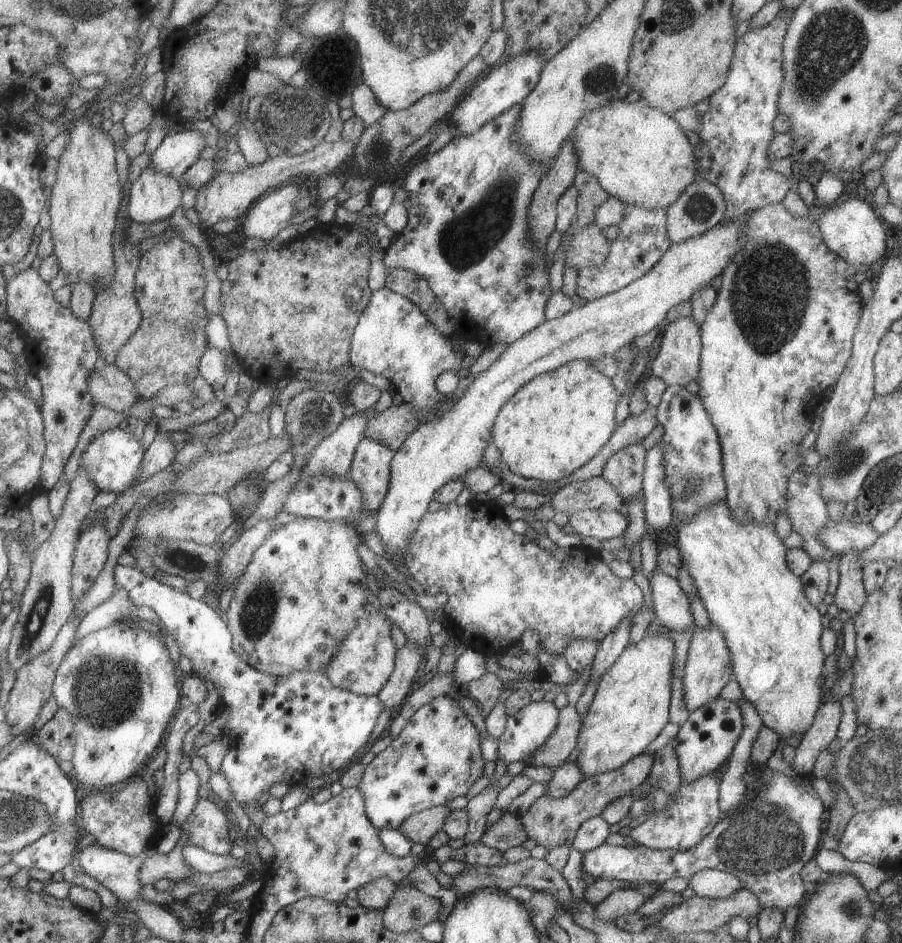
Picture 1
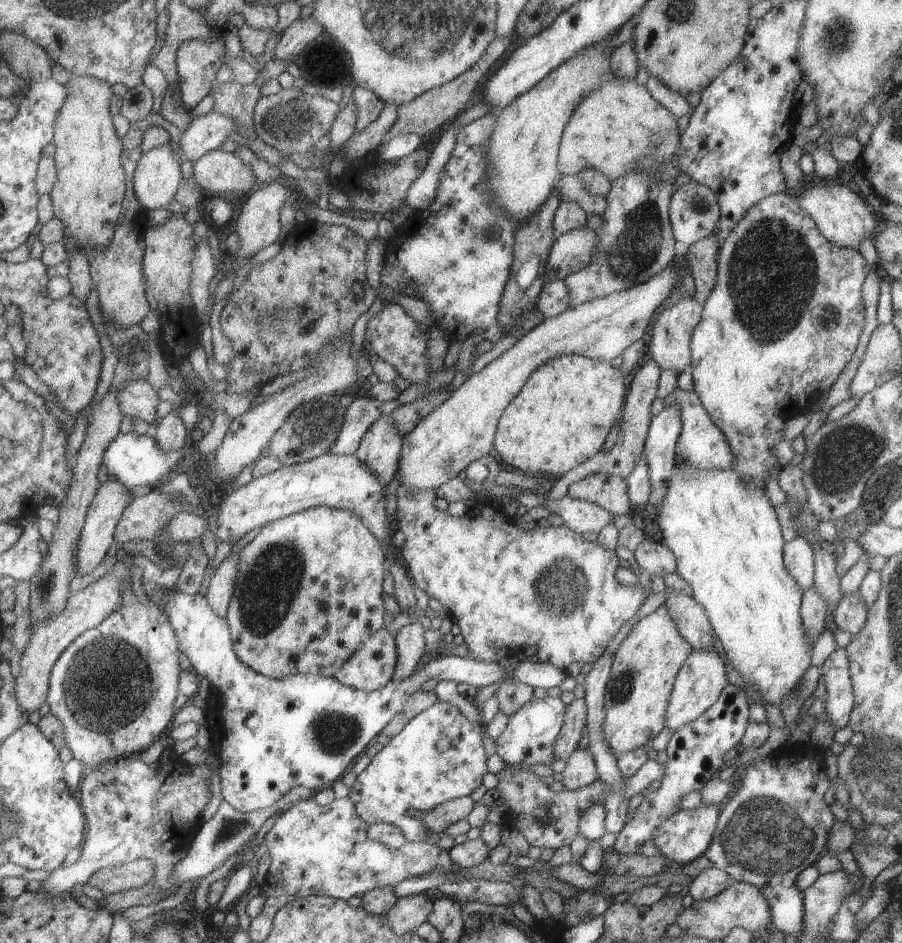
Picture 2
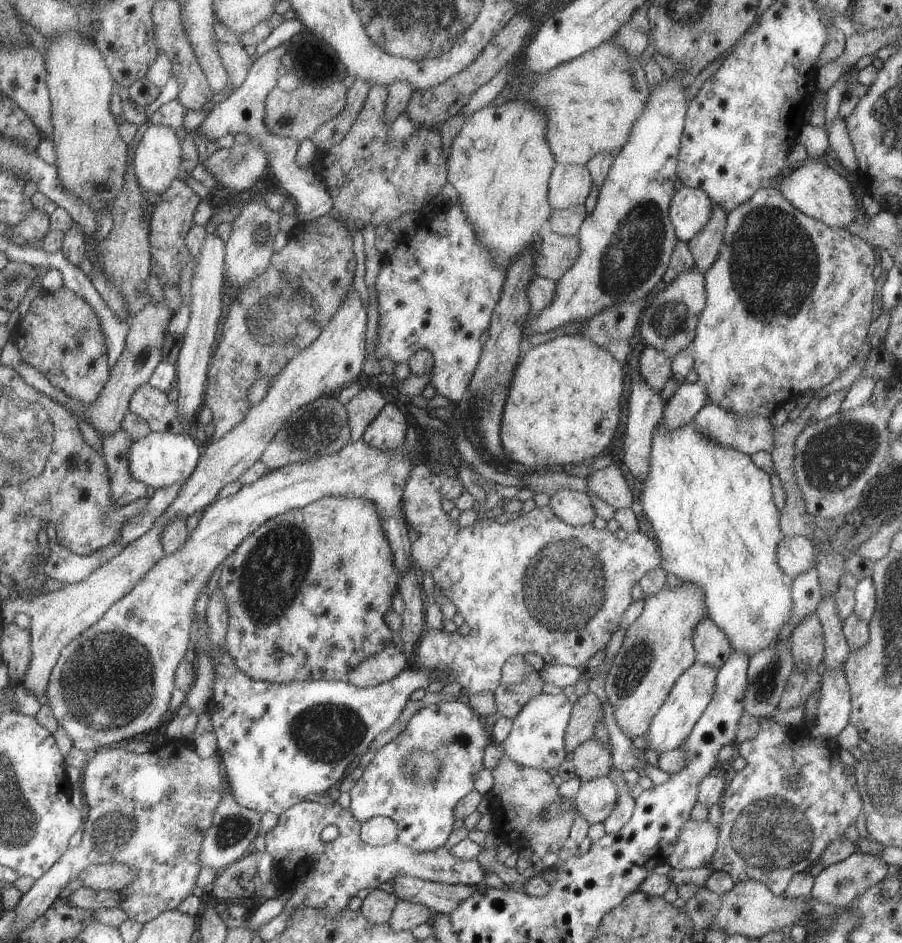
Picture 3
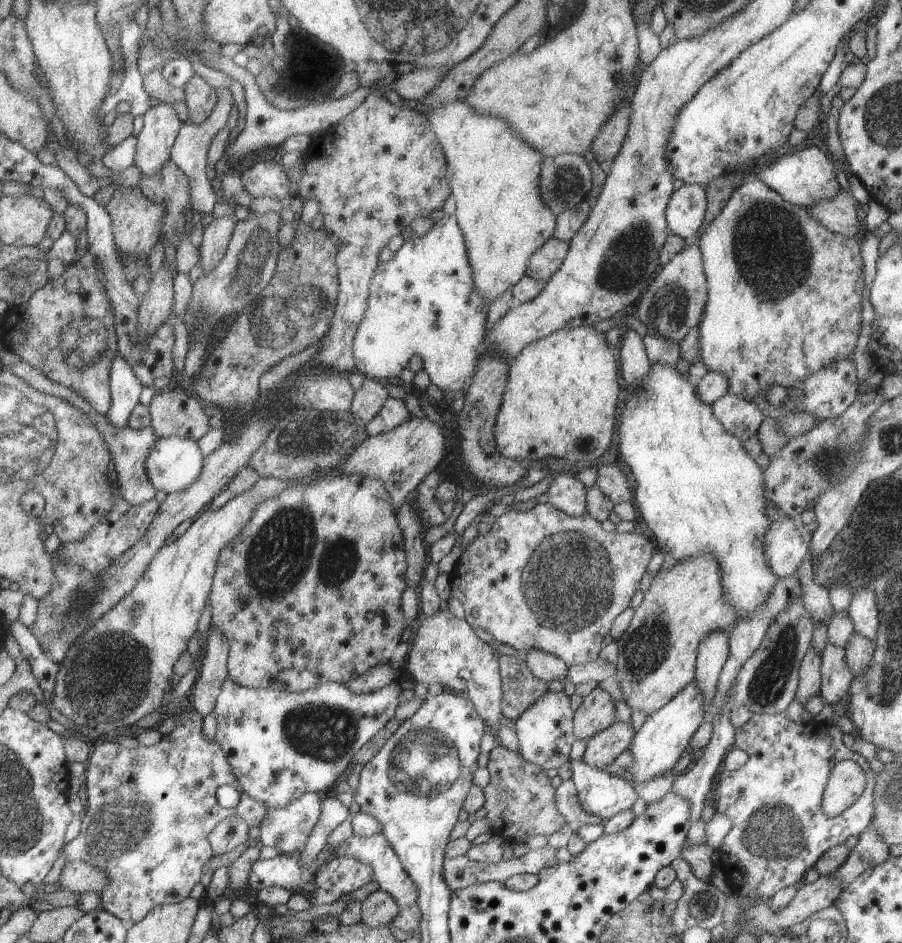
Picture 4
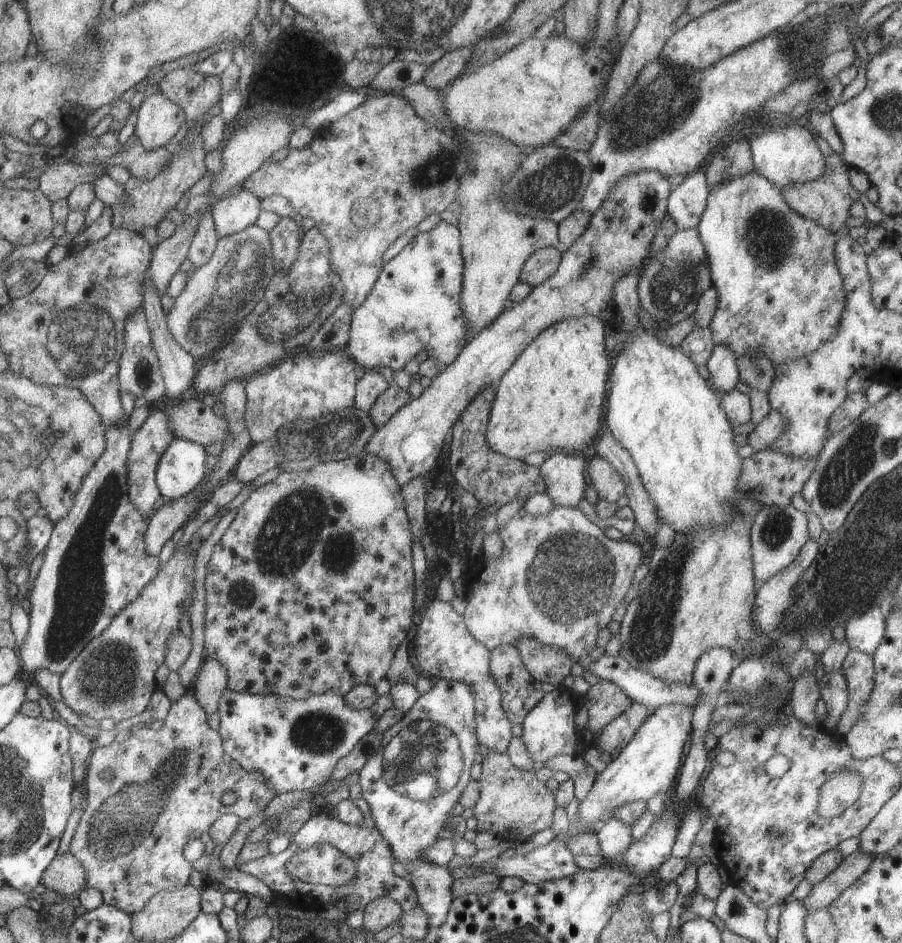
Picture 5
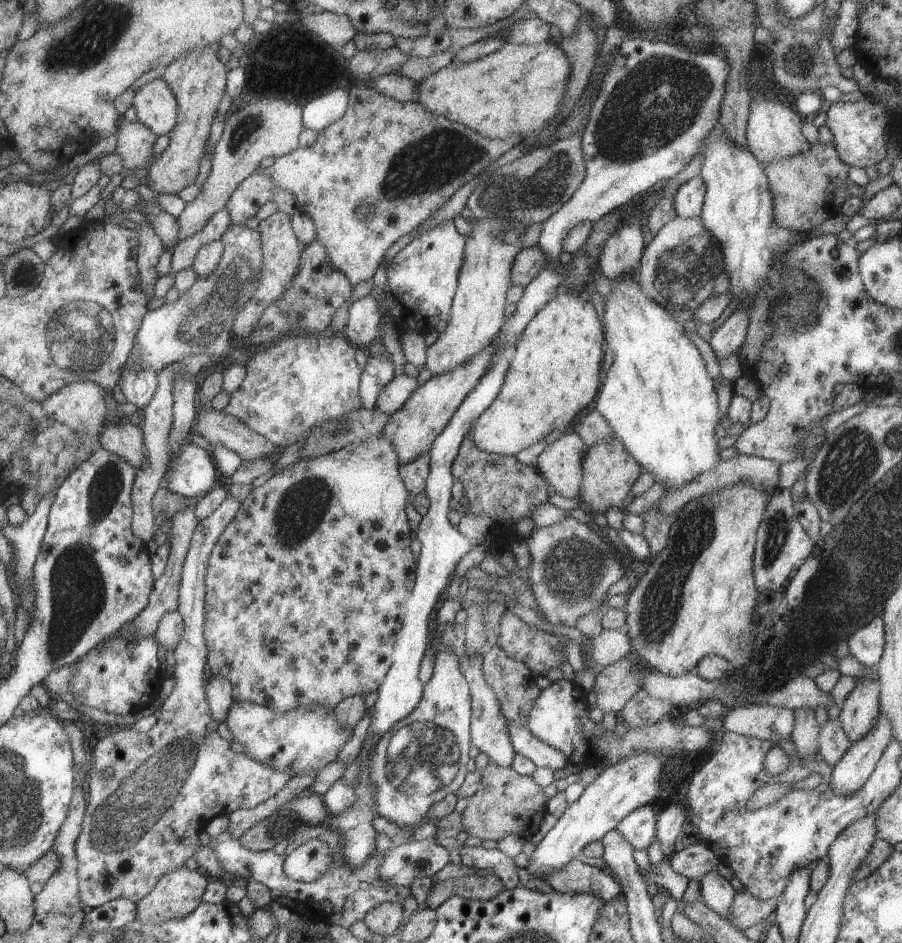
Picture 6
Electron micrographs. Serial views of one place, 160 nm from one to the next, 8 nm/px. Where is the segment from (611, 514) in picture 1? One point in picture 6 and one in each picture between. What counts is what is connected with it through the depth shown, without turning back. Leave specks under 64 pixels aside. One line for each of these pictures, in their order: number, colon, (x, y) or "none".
2: (582, 516)
3: (575, 508)
4: (567, 493)
5: (563, 473)
6: (560, 463)

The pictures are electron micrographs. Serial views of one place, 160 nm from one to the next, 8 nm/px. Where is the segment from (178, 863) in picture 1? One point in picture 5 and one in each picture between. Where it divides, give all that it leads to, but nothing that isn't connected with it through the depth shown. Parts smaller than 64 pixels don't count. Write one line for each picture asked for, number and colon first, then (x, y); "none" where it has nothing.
2: (117, 878)
3: (113, 877)
4: (78, 876)
5: (67, 876)

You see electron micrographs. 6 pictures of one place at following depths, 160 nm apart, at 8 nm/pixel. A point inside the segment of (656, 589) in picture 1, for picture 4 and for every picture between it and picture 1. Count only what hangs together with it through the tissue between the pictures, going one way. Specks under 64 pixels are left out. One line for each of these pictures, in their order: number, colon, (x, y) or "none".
2: (692, 622)
3: (711, 647)
4: (713, 650)

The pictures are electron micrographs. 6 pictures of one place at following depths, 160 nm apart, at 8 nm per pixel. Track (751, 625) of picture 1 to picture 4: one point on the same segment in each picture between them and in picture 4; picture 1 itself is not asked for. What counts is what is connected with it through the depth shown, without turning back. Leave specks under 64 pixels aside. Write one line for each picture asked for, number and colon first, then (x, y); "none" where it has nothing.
2: (726, 538)
3: (717, 527)
4: (699, 490)

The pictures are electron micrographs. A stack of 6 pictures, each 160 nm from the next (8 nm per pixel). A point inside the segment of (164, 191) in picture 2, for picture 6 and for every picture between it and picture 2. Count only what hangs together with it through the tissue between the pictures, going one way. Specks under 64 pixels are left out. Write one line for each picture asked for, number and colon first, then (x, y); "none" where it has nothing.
3: (156, 163)
4: (161, 126)
5: (158, 119)
6: (157, 108)

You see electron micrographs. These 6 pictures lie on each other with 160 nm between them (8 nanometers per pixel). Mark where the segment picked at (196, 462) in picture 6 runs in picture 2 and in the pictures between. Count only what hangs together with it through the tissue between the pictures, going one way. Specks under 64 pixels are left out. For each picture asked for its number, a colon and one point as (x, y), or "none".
2: (134, 460)
3: (162, 458)
4: (173, 463)
5: (181, 468)

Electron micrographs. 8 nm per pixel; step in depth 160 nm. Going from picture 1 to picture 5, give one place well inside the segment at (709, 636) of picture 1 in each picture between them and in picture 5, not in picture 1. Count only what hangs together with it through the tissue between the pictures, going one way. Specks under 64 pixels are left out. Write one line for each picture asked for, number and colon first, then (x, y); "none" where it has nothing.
2: (699, 682)
3: (694, 690)
4: (657, 746)
5: (648, 764)

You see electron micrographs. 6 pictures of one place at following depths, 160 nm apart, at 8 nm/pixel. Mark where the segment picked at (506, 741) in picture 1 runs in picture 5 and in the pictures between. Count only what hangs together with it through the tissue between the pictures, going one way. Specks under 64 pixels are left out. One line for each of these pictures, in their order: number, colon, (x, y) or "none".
2: (528, 737)
3: (537, 739)
4: (545, 730)
5: (552, 727)

